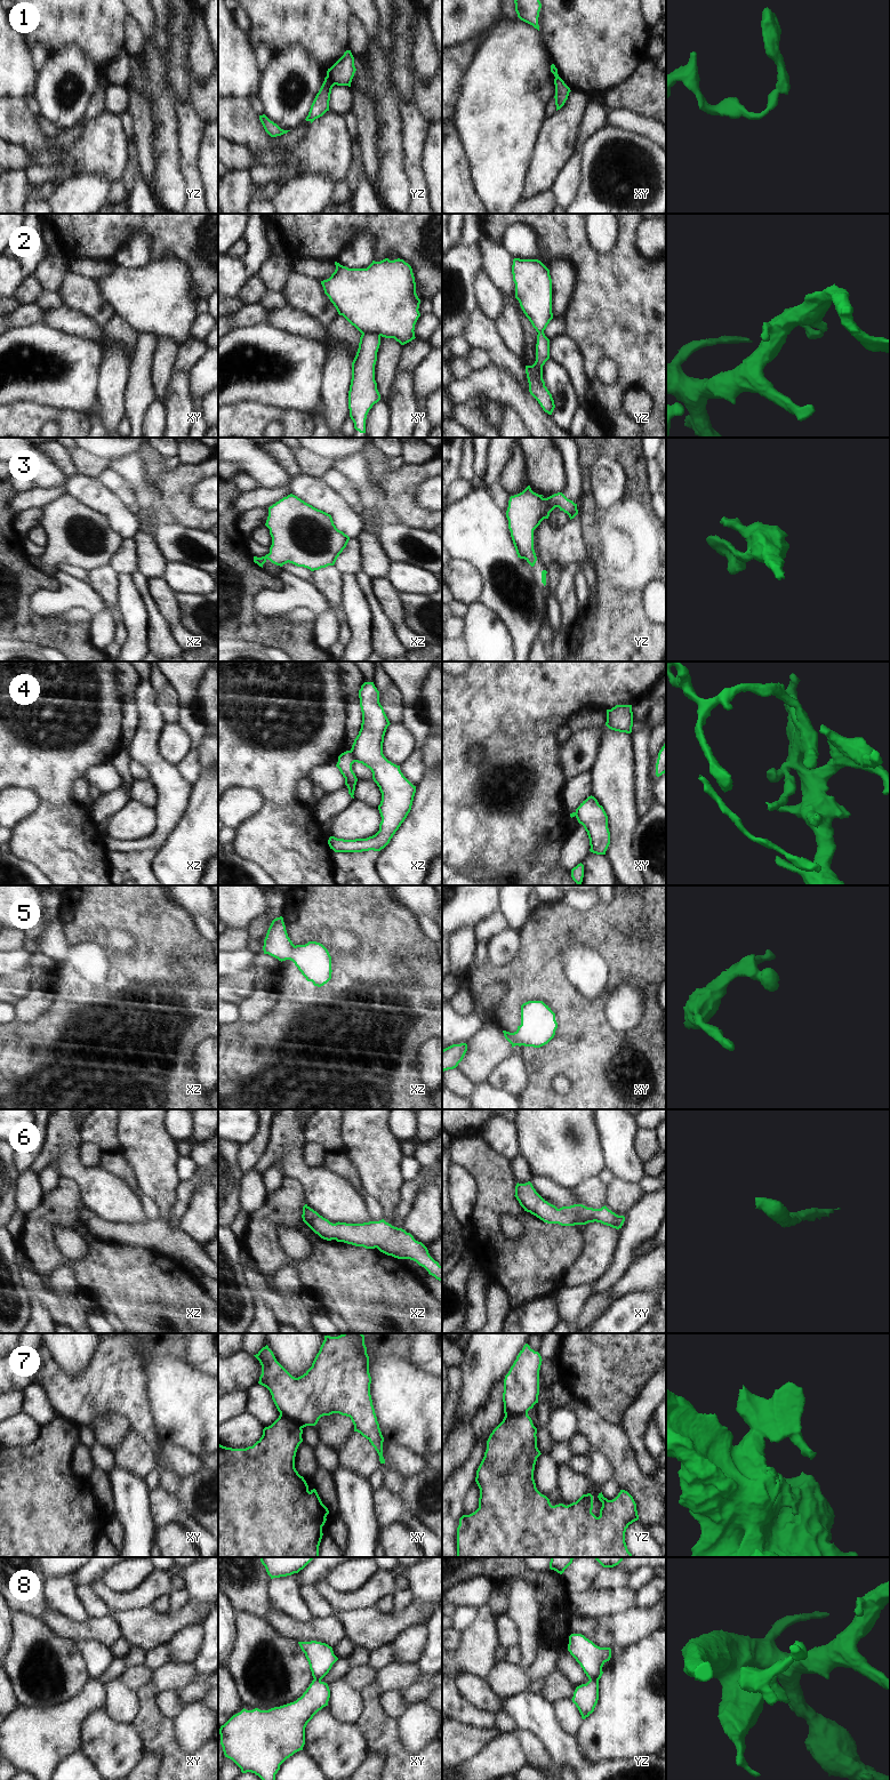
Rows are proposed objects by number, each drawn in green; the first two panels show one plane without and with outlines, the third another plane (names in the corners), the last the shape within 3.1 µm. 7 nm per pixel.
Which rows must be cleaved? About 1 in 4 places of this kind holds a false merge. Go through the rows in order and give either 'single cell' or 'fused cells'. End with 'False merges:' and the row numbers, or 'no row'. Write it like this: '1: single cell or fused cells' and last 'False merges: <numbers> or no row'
1: fused cells
2: fused cells
3: single cell
4: fused cells
5: single cell
6: single cell
7: fused cells
8: fused cells
False merges: 1, 2, 4, 7, 8

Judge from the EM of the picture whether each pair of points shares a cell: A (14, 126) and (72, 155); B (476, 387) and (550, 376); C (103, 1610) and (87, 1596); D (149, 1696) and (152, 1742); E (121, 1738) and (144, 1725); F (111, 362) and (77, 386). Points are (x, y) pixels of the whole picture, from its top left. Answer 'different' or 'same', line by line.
A: same
B: different
C: same
D: same
E: different
F: different

